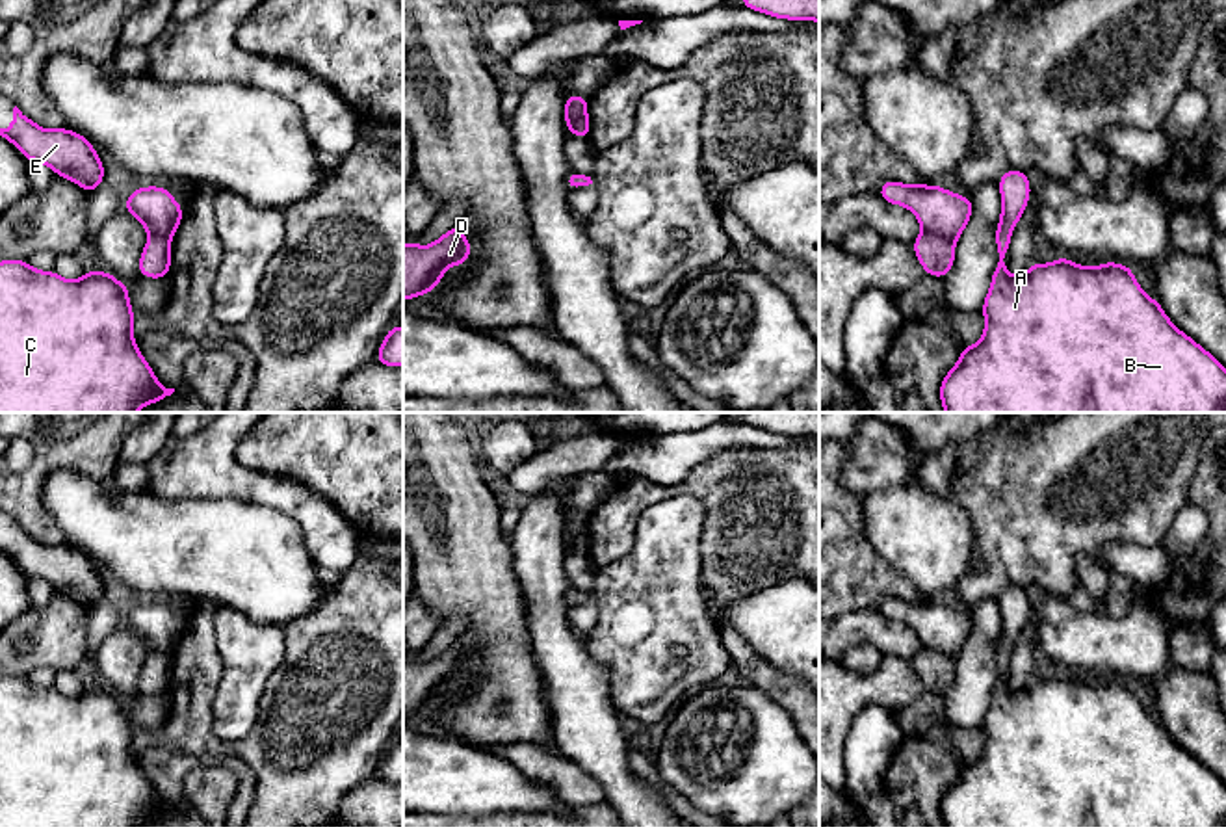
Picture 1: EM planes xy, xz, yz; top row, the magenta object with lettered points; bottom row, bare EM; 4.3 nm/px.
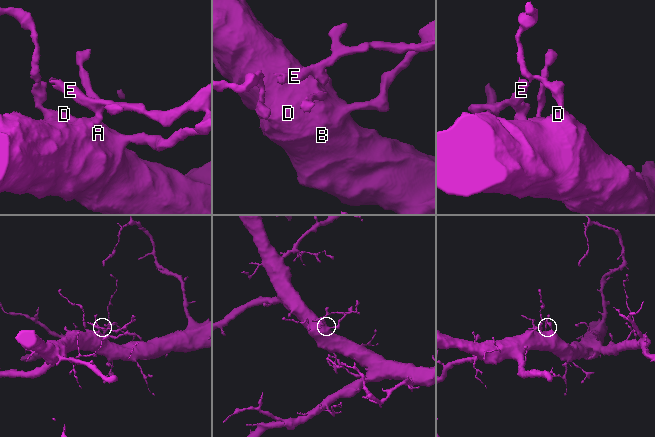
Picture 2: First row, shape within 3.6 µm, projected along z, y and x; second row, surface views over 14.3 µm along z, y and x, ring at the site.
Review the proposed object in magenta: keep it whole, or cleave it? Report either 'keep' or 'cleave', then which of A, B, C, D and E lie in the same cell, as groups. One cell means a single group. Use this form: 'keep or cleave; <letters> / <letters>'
cleave; A B C D / E

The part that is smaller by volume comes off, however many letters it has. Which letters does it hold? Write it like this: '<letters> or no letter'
E

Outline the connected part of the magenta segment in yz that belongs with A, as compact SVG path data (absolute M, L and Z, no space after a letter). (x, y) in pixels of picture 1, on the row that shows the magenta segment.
M1009 169L998 186L1003 208L996 229L998 264L981 307L985 333L977 346L962 346L959 362L942 379L946 413L1226 413L1226 368L1168 320L1129 266L1103 262L1083 268L1059 256L1050 264L1033 262L1024 275L1012 277L1005 258L1031 184L1025 171Z

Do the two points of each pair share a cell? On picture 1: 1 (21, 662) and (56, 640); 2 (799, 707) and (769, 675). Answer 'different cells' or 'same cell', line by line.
1: same cell
2: same cell

